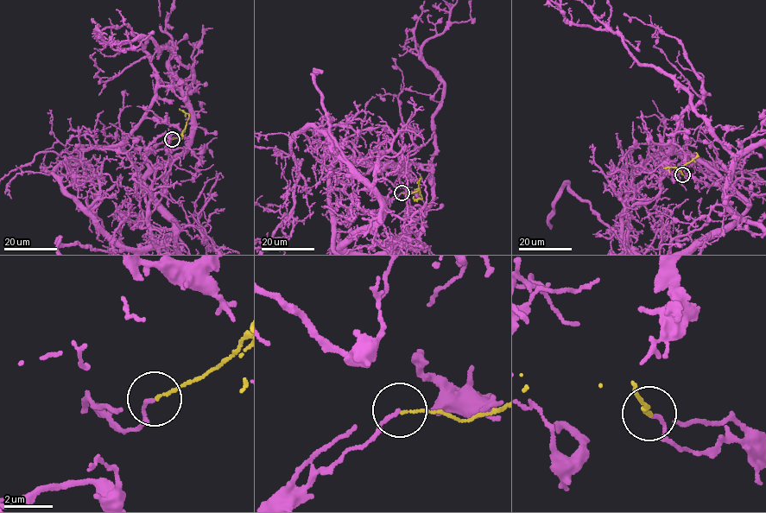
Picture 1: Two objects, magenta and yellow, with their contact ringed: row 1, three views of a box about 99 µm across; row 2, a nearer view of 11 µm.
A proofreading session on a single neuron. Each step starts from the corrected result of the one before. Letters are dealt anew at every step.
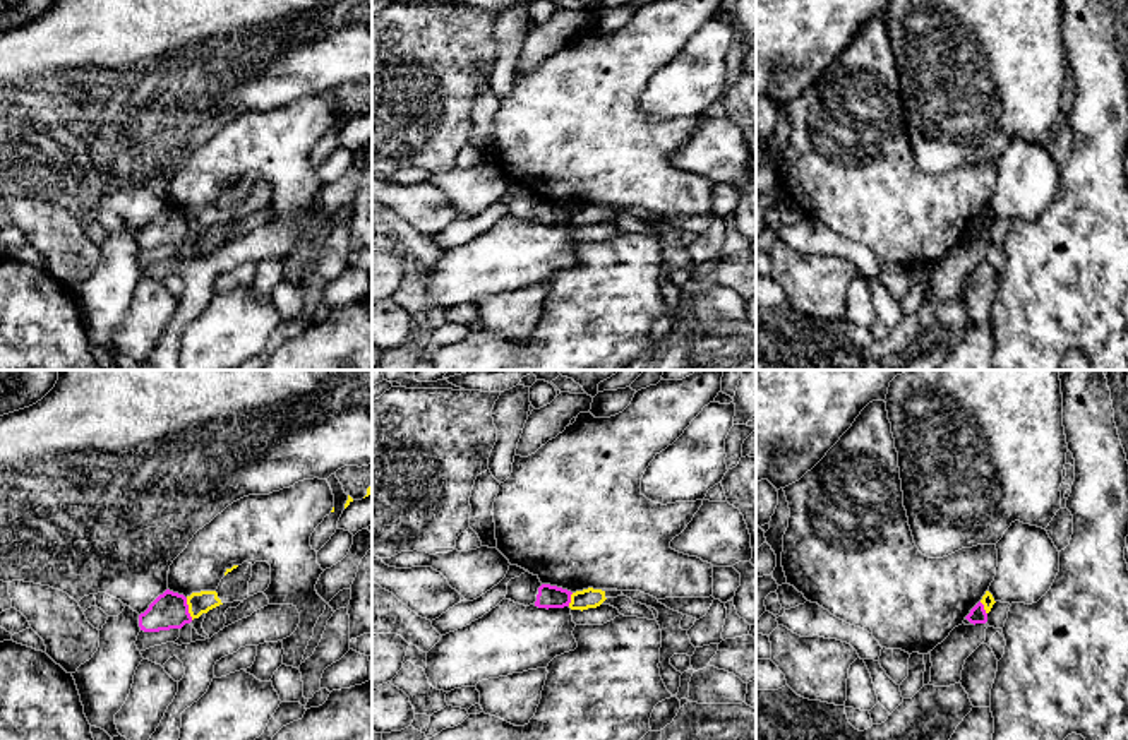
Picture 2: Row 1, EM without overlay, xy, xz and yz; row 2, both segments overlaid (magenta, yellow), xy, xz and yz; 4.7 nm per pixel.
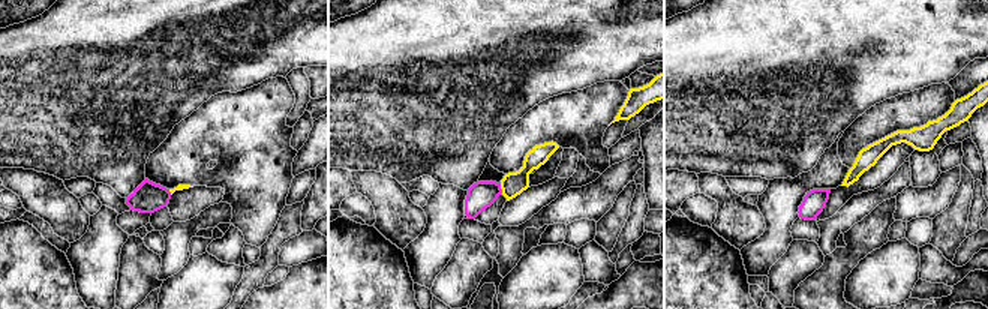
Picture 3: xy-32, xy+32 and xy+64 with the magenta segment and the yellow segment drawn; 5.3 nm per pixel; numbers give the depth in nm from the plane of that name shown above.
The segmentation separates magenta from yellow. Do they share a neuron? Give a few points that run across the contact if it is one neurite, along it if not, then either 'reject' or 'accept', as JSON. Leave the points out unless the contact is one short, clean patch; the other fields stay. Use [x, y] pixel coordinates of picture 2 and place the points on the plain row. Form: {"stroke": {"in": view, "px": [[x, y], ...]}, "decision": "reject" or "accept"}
{"stroke": {"in": "xy", "px": [[186, 214], [192, 235]]}, "decision": "reject"}

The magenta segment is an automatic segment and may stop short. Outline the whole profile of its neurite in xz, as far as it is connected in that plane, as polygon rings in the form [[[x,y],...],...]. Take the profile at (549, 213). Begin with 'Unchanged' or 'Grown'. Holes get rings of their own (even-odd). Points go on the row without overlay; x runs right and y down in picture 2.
Unchanged. [[[542,200],[538,204],[537,218],[535,223],[538,224],[564,224],[569,223],[571,219],[571,207],[550,202],[550,200]]]

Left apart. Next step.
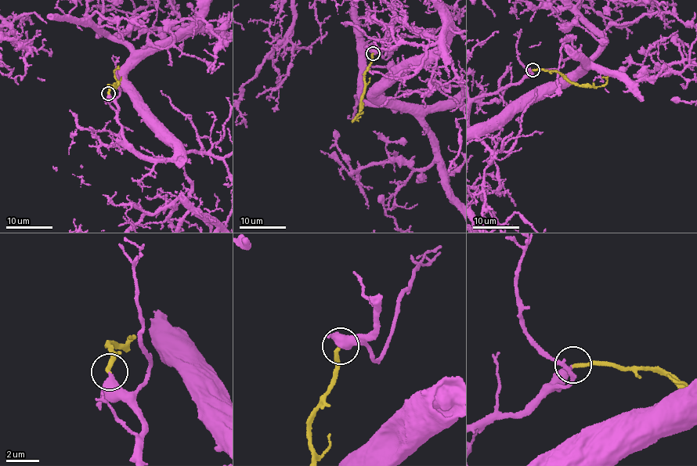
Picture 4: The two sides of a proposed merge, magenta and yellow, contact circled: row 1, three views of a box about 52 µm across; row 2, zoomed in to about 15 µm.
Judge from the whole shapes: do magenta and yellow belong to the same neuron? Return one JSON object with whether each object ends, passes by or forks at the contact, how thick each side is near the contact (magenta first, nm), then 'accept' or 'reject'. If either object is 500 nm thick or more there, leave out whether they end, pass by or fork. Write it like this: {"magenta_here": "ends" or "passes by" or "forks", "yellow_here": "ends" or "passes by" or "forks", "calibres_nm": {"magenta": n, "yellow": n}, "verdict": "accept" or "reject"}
{"magenta_here": "ends", "yellow_here": "ends", "calibres_nm": {"magenta": 400, "yellow": 200}, "verdict": "accept"}

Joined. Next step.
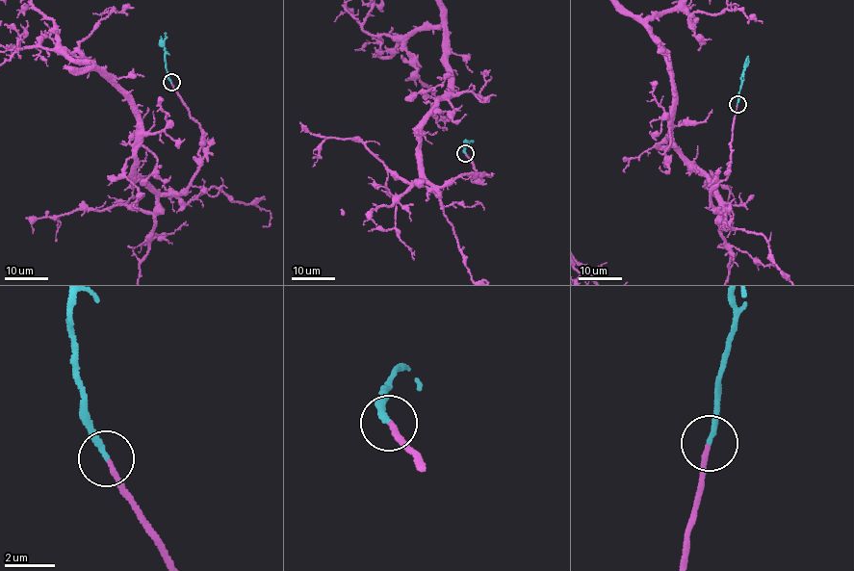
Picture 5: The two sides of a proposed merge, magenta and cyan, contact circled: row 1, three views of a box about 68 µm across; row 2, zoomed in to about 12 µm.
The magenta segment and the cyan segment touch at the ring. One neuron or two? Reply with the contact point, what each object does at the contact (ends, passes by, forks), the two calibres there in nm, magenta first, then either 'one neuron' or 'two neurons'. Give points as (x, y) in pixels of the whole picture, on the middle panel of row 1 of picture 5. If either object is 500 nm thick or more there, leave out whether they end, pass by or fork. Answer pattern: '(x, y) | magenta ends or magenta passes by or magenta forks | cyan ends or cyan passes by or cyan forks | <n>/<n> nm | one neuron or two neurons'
(465, 153) | magenta ends | cyan ends | 190/200 nm | one neuron

